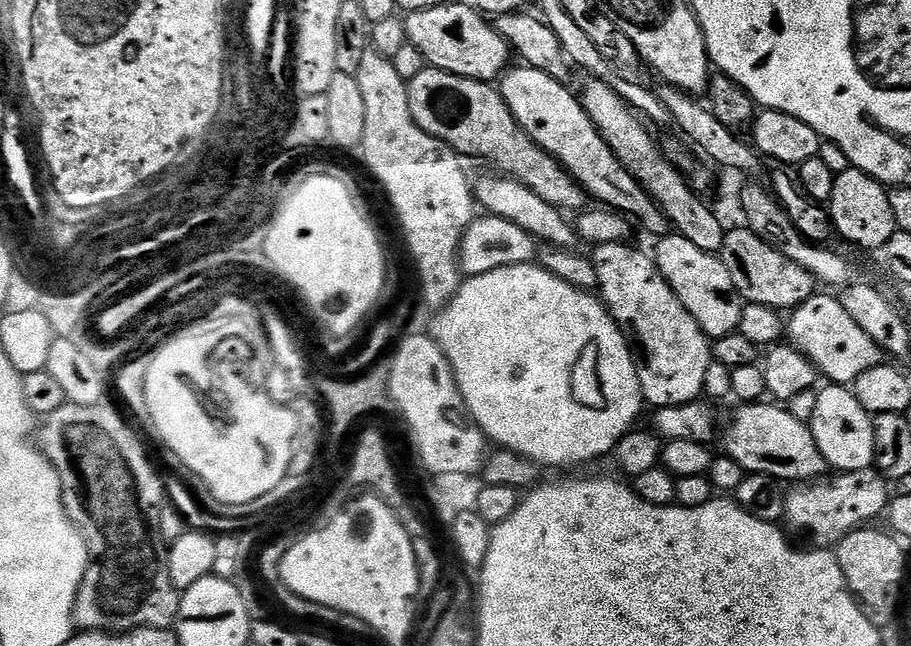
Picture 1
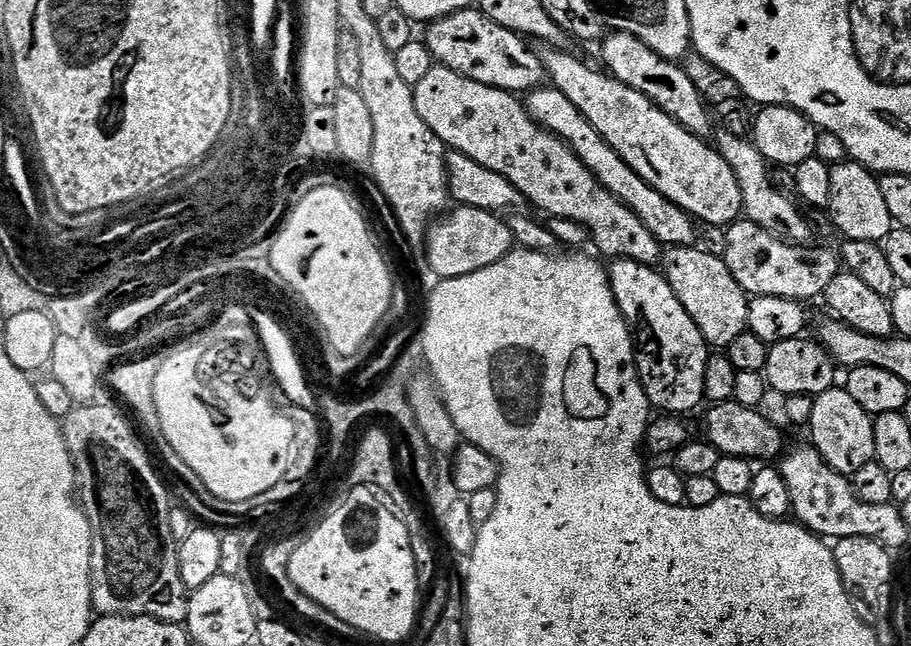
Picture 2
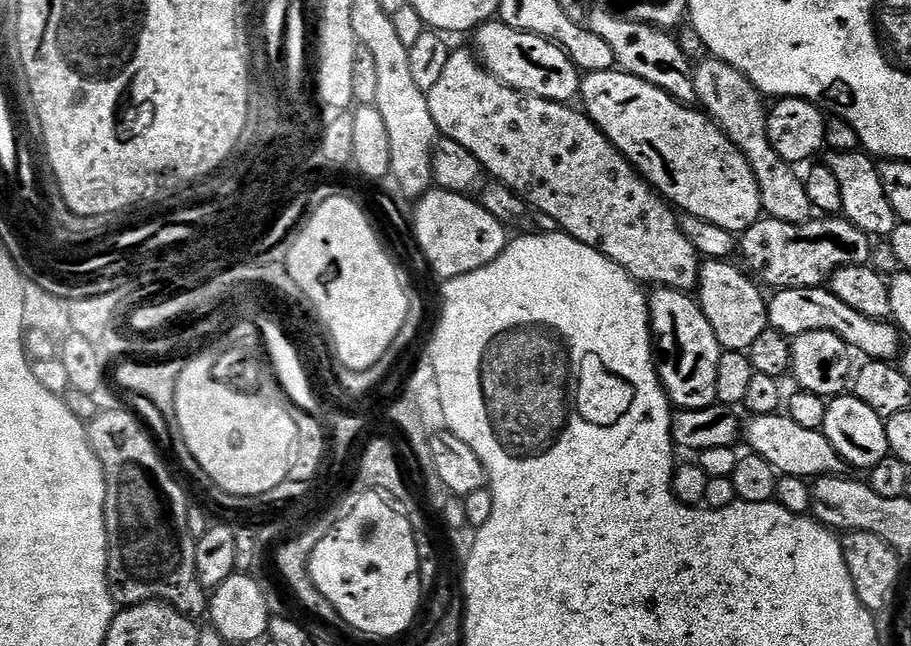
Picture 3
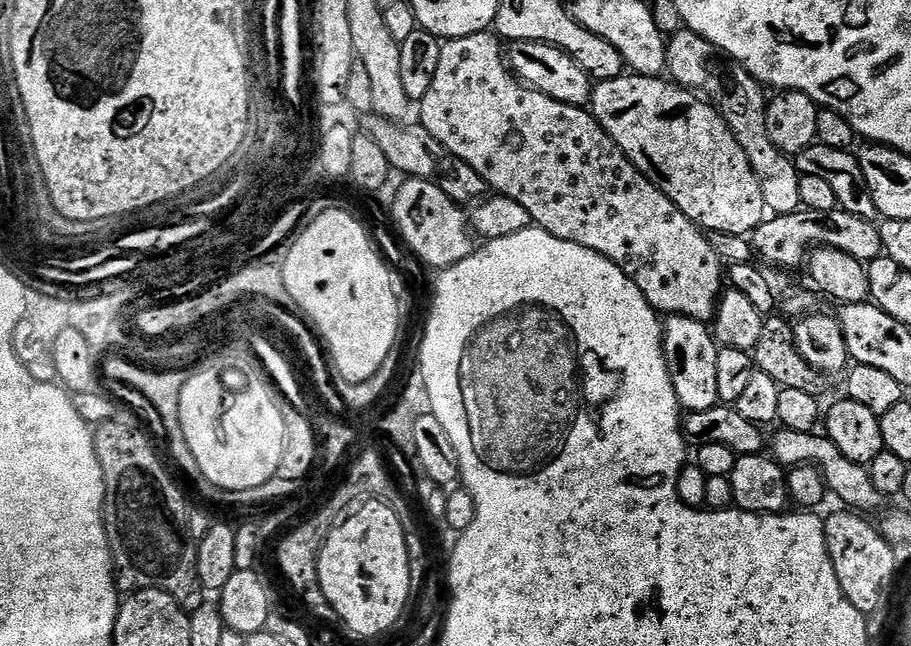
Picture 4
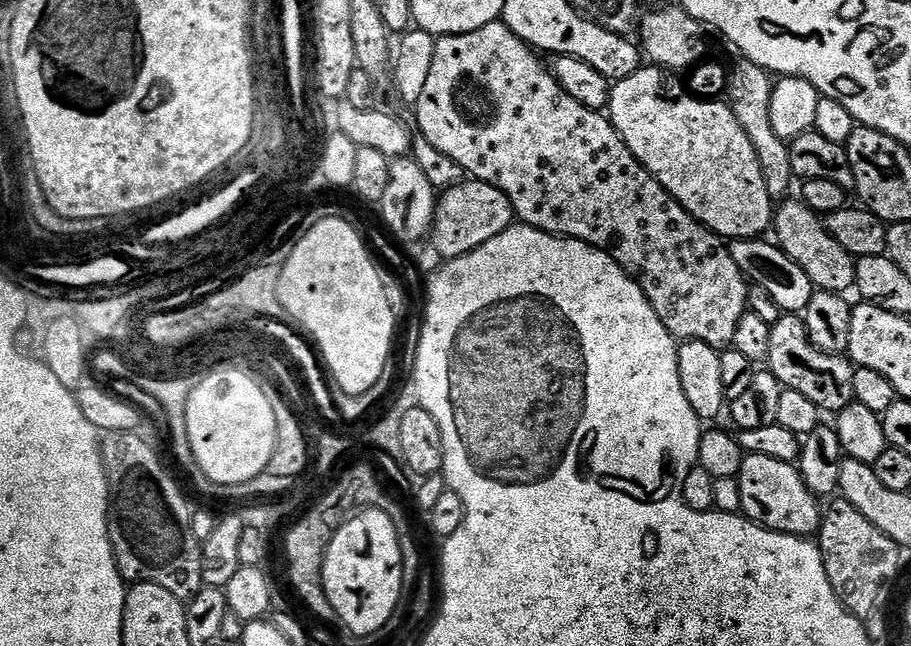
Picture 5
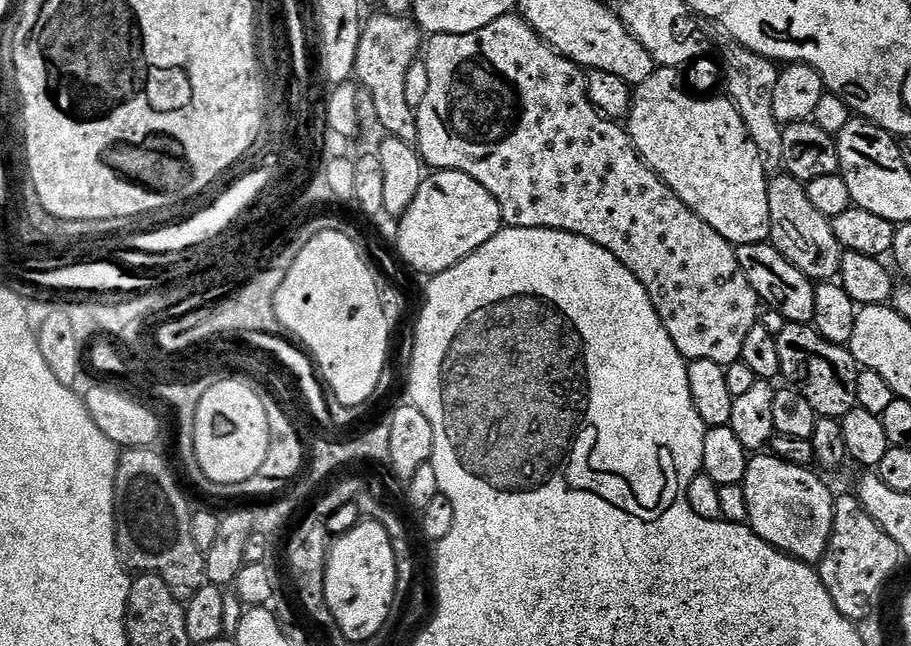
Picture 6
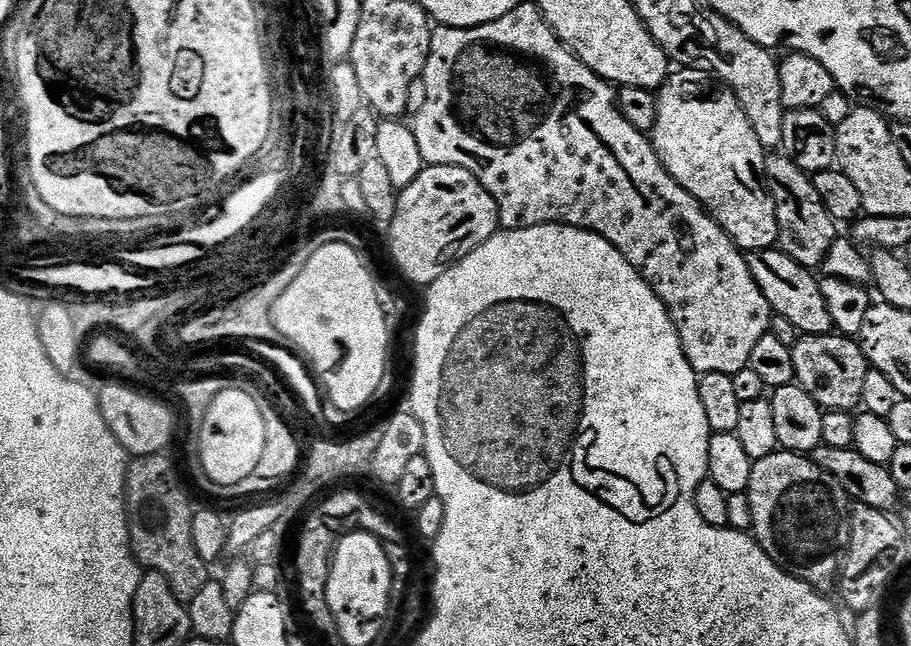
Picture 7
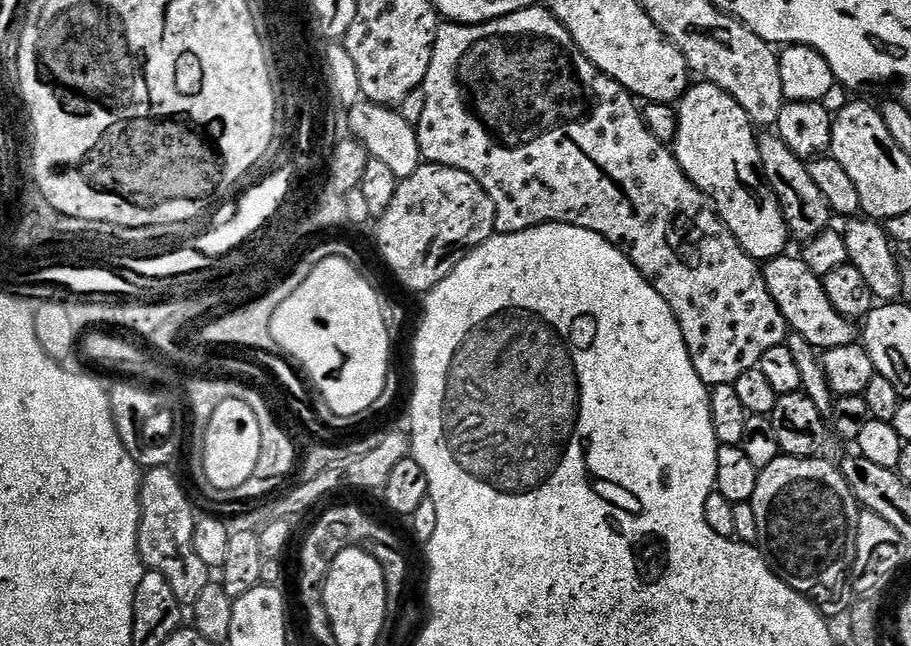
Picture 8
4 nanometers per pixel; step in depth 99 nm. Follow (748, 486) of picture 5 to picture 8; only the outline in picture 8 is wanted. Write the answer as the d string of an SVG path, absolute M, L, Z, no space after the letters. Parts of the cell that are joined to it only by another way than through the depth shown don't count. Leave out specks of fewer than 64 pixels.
M780 455L774 462L770 462L770 466L760 469L760 477L758 478L758 486L754 486L754 494L751 498L751 506L754 510L754 518L758 518L758 534L760 539L758 541L759 547L762 549L765 556L768 557L768 562L777 574L790 585L796 592L803 592L808 599L815 604L816 608L826 618L833 618L832 616L843 617L845 613L852 607L854 593L851 587L844 586L844 588L836 588L840 583L849 579L852 562L856 559L856 535L858 534L858 518L862 511L859 504L857 504L854 494L850 490L850 486L846 482L846 478L840 473L839 467L835 463L831 464L828 460L820 460L821 458L813 458L810 456L785 456Z

